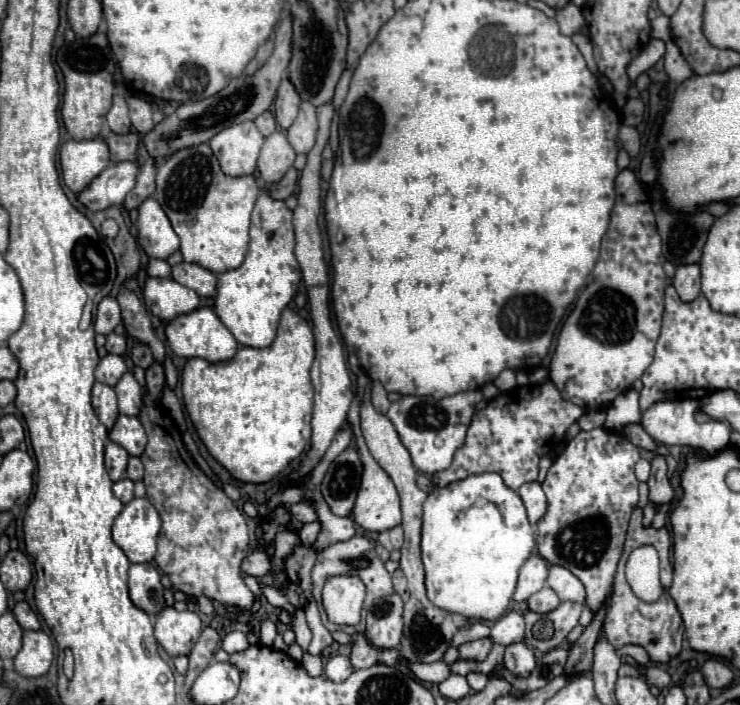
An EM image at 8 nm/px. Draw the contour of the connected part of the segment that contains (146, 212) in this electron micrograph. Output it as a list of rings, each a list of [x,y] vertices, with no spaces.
[[[147,198],[139,206],[139,244],[151,258],[167,260],[179,250],[179,236],[171,228],[169,218],[155,198]]]

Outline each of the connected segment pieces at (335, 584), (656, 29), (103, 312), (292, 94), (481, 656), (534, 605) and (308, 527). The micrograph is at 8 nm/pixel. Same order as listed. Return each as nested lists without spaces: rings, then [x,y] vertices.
[[[355,576],[327,578],[323,586],[323,608],[335,624],[359,624],[361,606],[365,600],[365,586]]]
[[[659,14],[655,20],[651,20],[651,36],[653,38],[671,38],[669,18],[665,14]]]
[[[111,296],[103,298],[97,308],[97,322],[95,322],[95,332],[97,334],[111,334],[113,328],[121,322],[121,308],[119,302]]]
[[[285,76],[281,80],[277,100],[275,100],[275,120],[283,130],[287,130],[293,124],[293,120],[297,118],[299,104],[301,104],[301,98],[299,98],[295,86],[291,86],[291,80]]]
[[[481,638],[481,640],[475,640],[475,642],[467,642],[463,646],[459,646],[459,652],[461,652],[461,658],[463,660],[485,660],[485,656],[489,654],[491,650],[491,638]]]
[[[545,586],[545,588],[539,590],[537,594],[533,594],[533,596],[527,600],[527,604],[529,604],[529,610],[531,610],[531,612],[547,614],[547,612],[551,612],[551,610],[555,610],[555,608],[559,606],[559,598],[557,598],[557,594],[555,594],[549,586]]]
[[[319,520],[317,522],[311,522],[311,524],[303,524],[303,528],[299,530],[301,544],[313,544],[315,538],[317,538],[317,534],[319,534],[319,530],[321,530]]]

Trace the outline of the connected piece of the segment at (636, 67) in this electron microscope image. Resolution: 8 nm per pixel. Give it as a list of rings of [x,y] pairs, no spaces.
[[[651,40],[647,44],[647,48],[629,64],[627,68],[627,74],[629,74],[629,80],[635,80],[639,74],[643,74],[649,66],[653,66],[661,56],[665,54],[665,42],[663,40]]]

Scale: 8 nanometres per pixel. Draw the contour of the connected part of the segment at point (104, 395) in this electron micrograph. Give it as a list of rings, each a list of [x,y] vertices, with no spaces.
[[[97,382],[93,386],[93,408],[101,420],[101,424],[111,430],[117,416],[119,416],[119,410],[117,410],[117,396],[115,396],[115,390],[107,384],[101,384]]]

